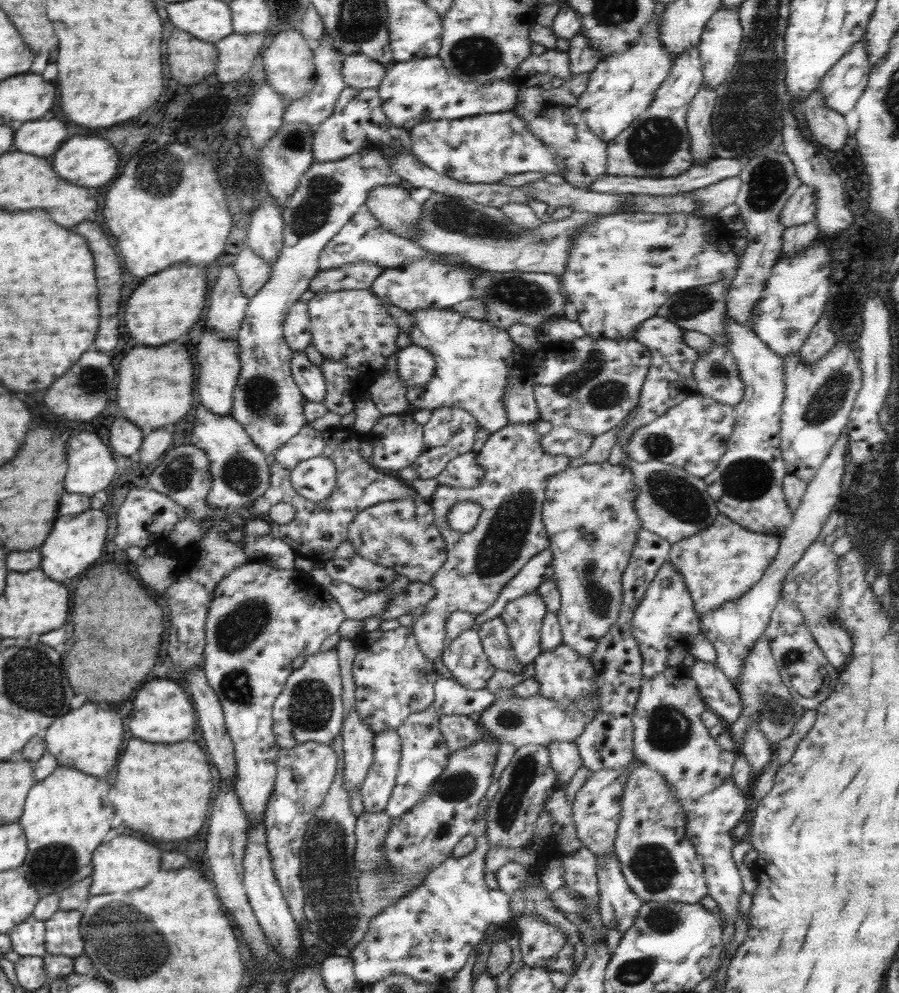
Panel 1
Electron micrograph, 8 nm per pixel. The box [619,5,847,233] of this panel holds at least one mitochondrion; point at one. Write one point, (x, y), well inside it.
(652, 144)

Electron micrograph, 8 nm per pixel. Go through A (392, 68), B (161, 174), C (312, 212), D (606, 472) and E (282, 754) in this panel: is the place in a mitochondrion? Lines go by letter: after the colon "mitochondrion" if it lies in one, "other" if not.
A: other
B: mitochondrion
C: mitochondrion
D: other
E: other

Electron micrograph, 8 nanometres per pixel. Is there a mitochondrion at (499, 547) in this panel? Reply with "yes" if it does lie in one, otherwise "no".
yes

